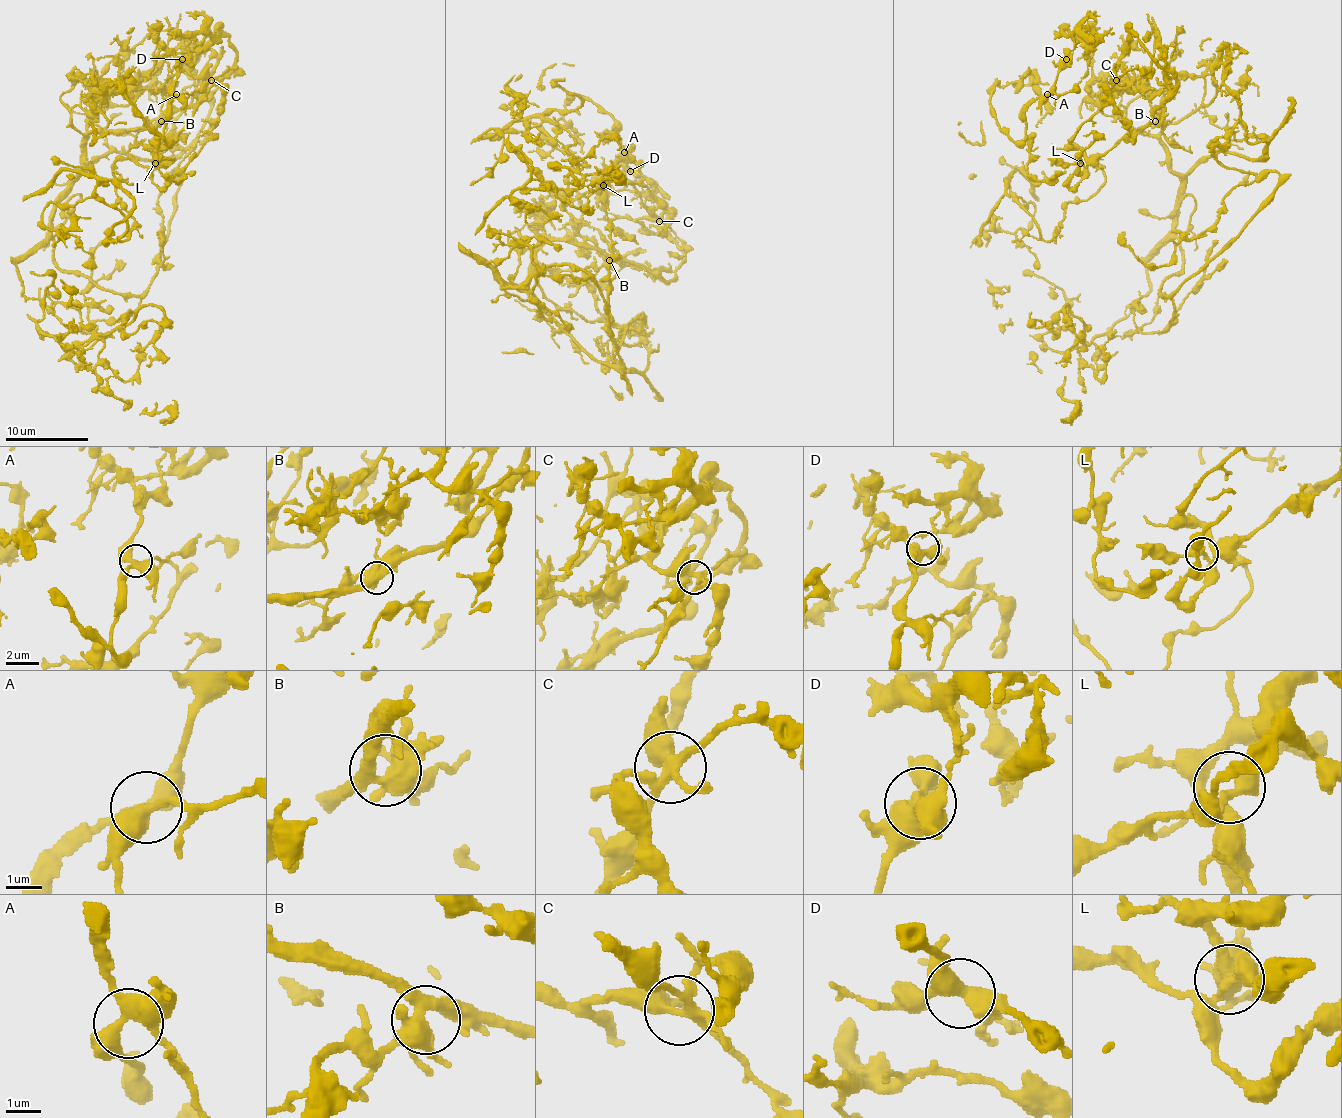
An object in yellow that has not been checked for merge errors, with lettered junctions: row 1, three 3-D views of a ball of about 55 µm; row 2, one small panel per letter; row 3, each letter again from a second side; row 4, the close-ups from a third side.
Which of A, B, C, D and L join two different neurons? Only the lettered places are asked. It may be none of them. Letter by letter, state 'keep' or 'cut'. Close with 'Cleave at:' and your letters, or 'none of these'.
A: keep
B: keep
C: keep
D: keep
L: keep
Cleave at: none of these

